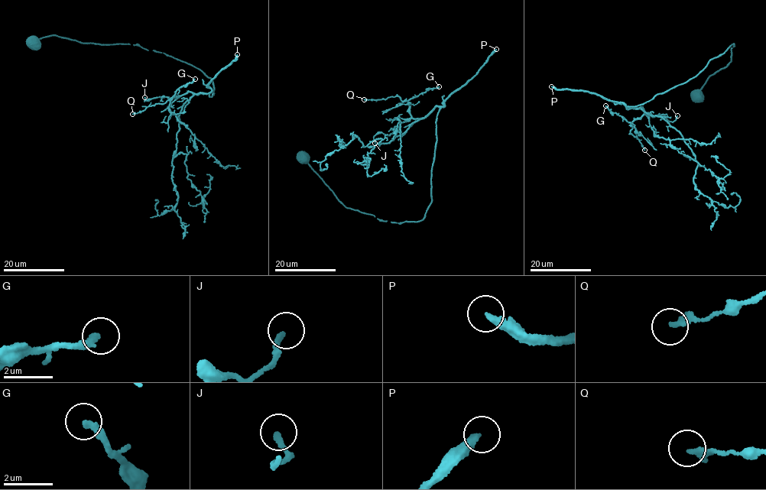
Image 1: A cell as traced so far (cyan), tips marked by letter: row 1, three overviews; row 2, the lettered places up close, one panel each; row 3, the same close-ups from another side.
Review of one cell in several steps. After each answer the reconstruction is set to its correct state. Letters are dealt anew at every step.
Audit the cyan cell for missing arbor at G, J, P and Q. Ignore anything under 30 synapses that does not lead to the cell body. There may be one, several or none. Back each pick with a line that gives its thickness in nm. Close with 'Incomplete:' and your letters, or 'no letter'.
P: 320 nm thick
Incomplete: P

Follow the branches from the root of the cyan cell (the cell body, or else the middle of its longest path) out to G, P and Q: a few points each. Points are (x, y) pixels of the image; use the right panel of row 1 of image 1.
G: (698, 95), (728, 65), (733, 43), (696, 76), (627, 108), (641, 107), (640, 117), (628, 121), (605, 105)
P: (698, 95), (709, 77), (728, 65), (733, 43), (696, 76), (635, 106), (551, 86)
Q: (698, 95), (728, 65), (733, 43), (696, 76), (627, 108), (644, 111), (630, 131), (644, 150)

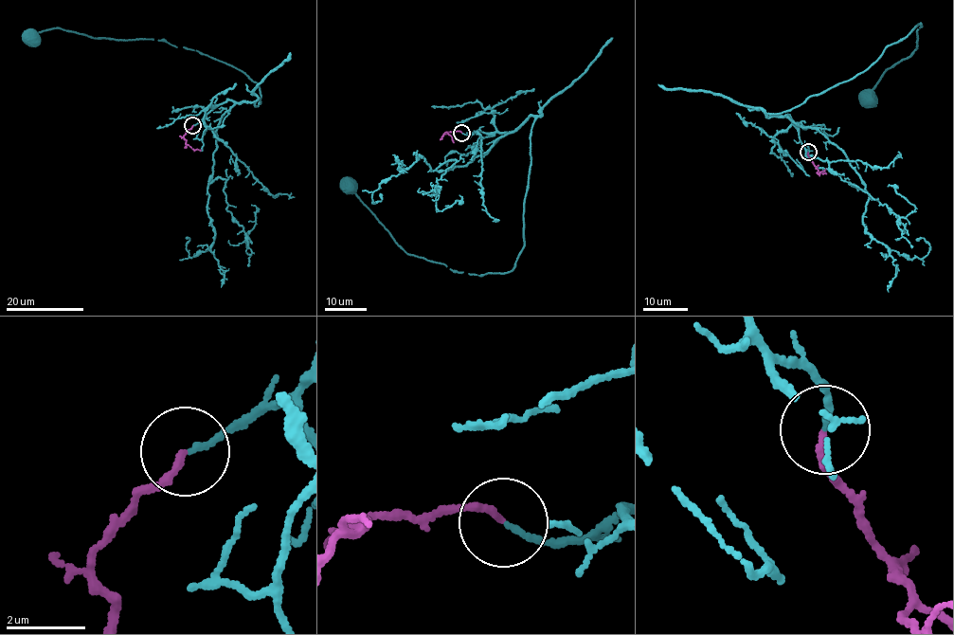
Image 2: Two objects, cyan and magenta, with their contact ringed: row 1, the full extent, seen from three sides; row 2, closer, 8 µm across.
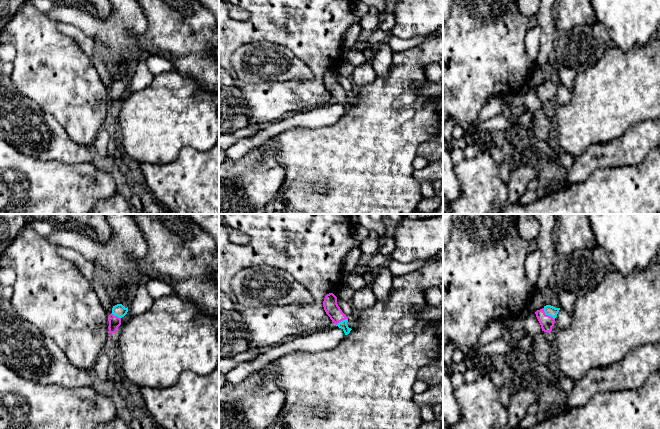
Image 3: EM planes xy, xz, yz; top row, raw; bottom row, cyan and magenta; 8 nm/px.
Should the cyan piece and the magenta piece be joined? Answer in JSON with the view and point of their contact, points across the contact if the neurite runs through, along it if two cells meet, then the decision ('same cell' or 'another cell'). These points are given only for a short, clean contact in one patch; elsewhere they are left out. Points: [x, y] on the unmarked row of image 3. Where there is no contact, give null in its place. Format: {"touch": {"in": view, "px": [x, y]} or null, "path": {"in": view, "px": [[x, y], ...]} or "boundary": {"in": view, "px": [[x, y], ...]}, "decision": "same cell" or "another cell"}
{"touch": {"in": "yz", "px": [547, 90]}, "path": {"in": "yz", "px": [[549, 86], [547, 90], [547, 98]]}, "decision": "same cell"}

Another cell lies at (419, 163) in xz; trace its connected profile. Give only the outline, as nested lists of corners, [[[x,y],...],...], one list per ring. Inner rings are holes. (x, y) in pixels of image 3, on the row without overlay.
[[[416,156],[416,158],[413,161],[414,169],[421,170],[428,166],[429,162],[420,156]]]

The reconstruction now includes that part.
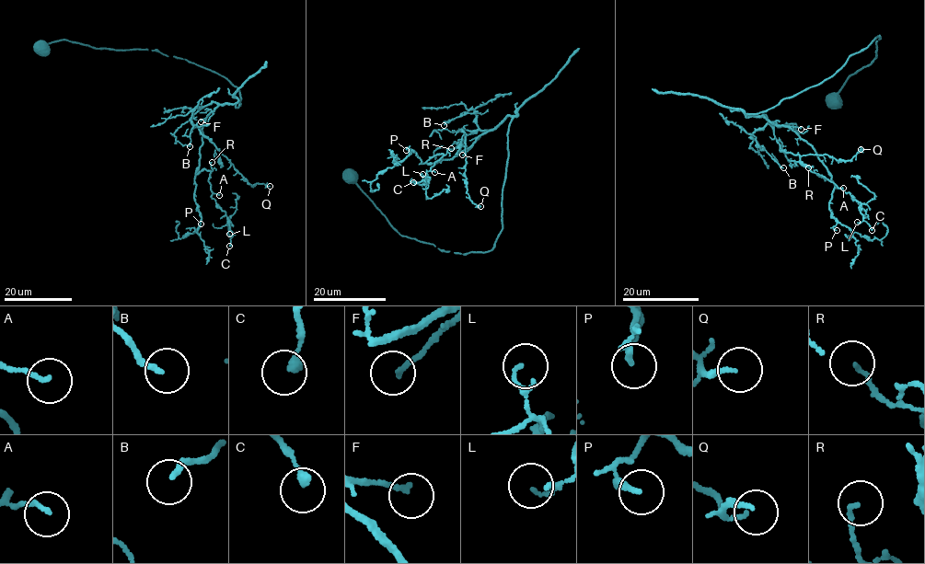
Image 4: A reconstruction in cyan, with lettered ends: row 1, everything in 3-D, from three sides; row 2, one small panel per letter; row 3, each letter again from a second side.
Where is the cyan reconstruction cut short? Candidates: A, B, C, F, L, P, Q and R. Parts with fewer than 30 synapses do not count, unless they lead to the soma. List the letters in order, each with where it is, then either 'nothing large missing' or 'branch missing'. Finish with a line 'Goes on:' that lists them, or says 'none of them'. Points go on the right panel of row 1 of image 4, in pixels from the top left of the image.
A: at (843, 188); nothing large missing
B: at (783, 167); nothing large missing
C: at (872, 230); nothing large missing
F: at (801, 129); nothing large missing
L: at (857, 222); nothing large missing
P: at (837, 230); nothing large missing
Q: at (861, 149); nothing large missing
R: at (808, 167); nothing large missing
Goes on: none of them

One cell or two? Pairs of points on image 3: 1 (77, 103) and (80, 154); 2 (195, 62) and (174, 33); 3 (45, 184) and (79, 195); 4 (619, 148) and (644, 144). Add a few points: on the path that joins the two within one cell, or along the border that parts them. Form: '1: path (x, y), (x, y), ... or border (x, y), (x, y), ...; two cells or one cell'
1: border (62, 128), (75, 142), (91, 147); two cells
2: path (195, 55), (181, 40); one cell
3: path (53, 192), (55, 194), (71, 194); one cell
4: path (625, 148), (631, 148), (638, 144); one cell

